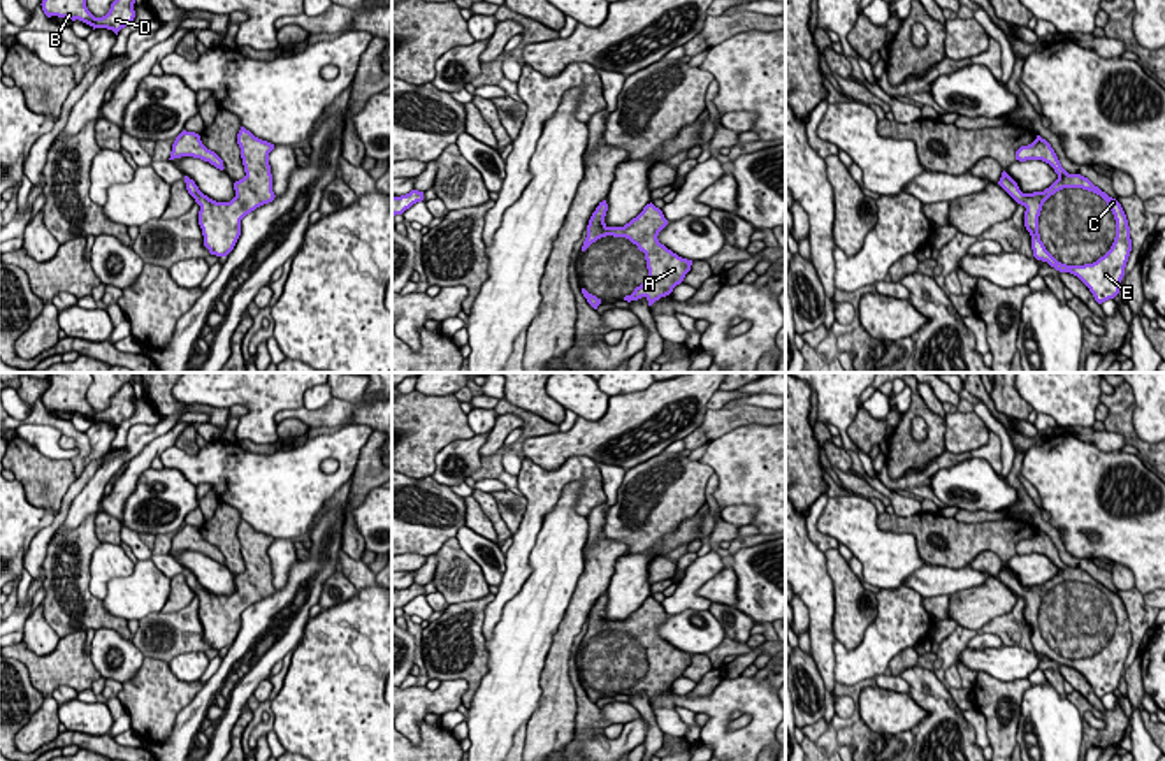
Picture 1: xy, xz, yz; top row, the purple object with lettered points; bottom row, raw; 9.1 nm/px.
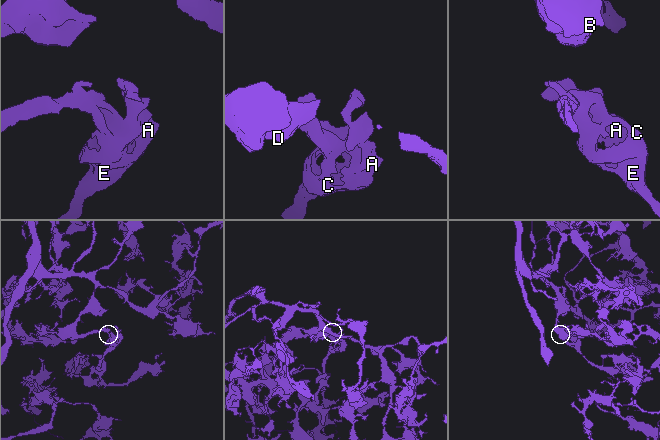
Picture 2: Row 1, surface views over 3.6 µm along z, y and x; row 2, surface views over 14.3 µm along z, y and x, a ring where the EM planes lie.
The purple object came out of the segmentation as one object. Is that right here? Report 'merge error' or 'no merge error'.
no merge error

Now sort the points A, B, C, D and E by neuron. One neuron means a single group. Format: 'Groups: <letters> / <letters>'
Groups: A B C D E

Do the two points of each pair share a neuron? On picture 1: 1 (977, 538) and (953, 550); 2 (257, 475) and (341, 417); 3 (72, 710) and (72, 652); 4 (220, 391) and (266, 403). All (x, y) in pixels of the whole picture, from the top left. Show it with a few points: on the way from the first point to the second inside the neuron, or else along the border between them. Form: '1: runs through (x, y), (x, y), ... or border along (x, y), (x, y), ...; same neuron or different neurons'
1: runs through (972, 538), (958, 545); same neuron
2: border along (345, 424), (368, 424), (373, 429); different neurons
3: border along (57, 705), (60, 721); different neurons
4: runs through (231, 391), (255, 392); same neuron

